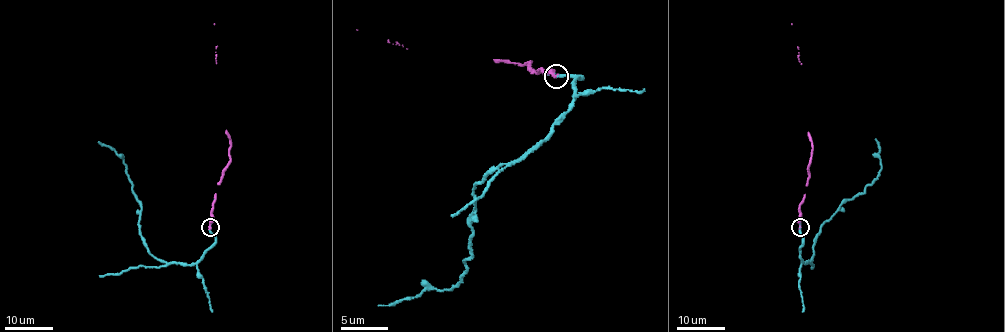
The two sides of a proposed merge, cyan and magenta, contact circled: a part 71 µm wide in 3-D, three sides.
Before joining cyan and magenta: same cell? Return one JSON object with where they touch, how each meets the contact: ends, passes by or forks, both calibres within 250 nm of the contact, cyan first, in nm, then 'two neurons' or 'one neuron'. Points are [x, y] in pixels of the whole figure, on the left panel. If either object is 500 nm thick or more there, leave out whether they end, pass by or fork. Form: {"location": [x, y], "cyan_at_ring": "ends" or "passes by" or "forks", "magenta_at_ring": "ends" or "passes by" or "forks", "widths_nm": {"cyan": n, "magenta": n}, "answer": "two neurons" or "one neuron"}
{"location": [210, 227], "cyan_at_ring": "ends", "magenta_at_ring": "ends", "widths_nm": {"cyan": 140, "magenta": 320}, "answer": "one neuron"}

